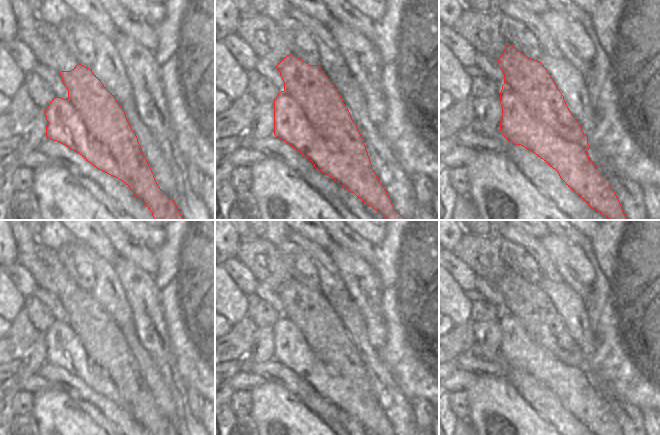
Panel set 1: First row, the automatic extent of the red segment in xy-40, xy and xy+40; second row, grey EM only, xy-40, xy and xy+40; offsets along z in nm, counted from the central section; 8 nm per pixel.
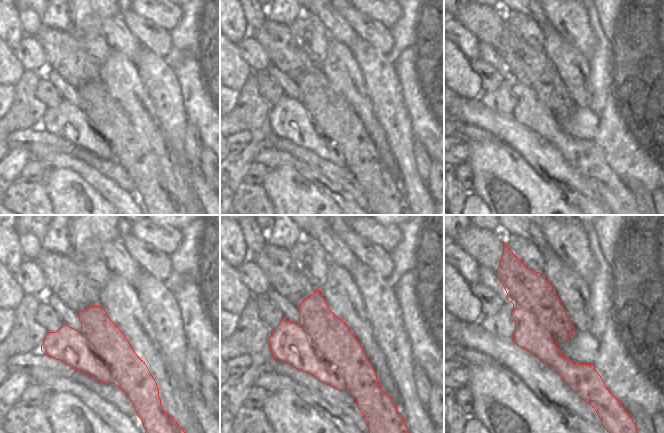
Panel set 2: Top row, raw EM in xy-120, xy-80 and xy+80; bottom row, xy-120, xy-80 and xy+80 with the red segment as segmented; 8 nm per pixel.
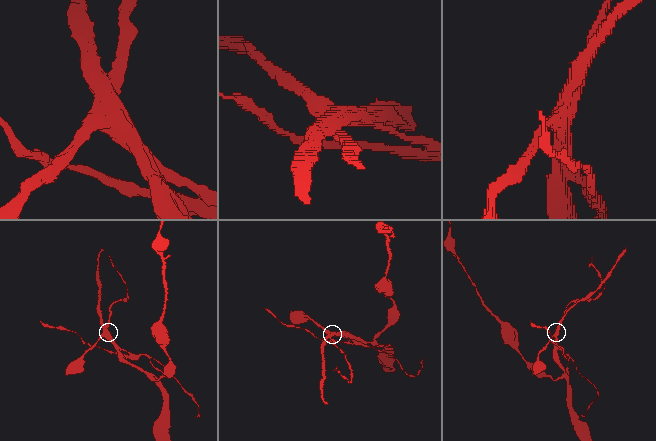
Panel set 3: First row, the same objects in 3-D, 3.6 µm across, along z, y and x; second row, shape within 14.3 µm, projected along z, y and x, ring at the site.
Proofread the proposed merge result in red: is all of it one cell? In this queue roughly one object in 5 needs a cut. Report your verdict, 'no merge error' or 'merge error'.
merge error

